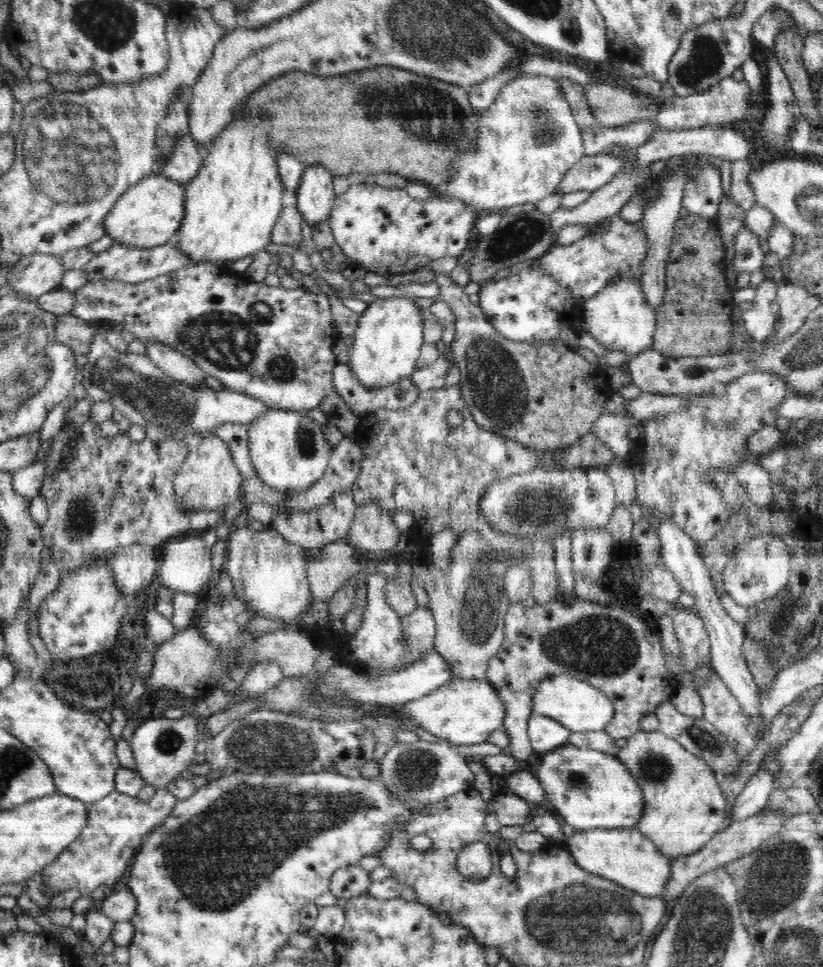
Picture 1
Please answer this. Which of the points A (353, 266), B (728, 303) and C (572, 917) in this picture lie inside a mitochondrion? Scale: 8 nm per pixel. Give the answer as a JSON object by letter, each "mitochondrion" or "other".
{"A":"other","B":"other","C":"mitochondrion"}

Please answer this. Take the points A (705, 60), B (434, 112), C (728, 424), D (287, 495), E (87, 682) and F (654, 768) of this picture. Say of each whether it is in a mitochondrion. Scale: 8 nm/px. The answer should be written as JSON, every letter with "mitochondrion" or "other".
{"A":"mitochondrion","B":"mitochondrion","C":"mitochondrion","D":"other","E":"mitochondrion","F":"mitochondrion"}

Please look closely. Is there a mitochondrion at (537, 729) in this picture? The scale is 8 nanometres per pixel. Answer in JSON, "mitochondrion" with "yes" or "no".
{"mitochondrion":"no"}

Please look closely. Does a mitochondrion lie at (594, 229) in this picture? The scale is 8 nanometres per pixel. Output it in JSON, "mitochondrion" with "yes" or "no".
{"mitochondrion":"no"}

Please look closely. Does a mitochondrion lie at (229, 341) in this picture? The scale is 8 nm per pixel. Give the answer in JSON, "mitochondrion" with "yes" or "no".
{"mitochondrion":"yes"}

